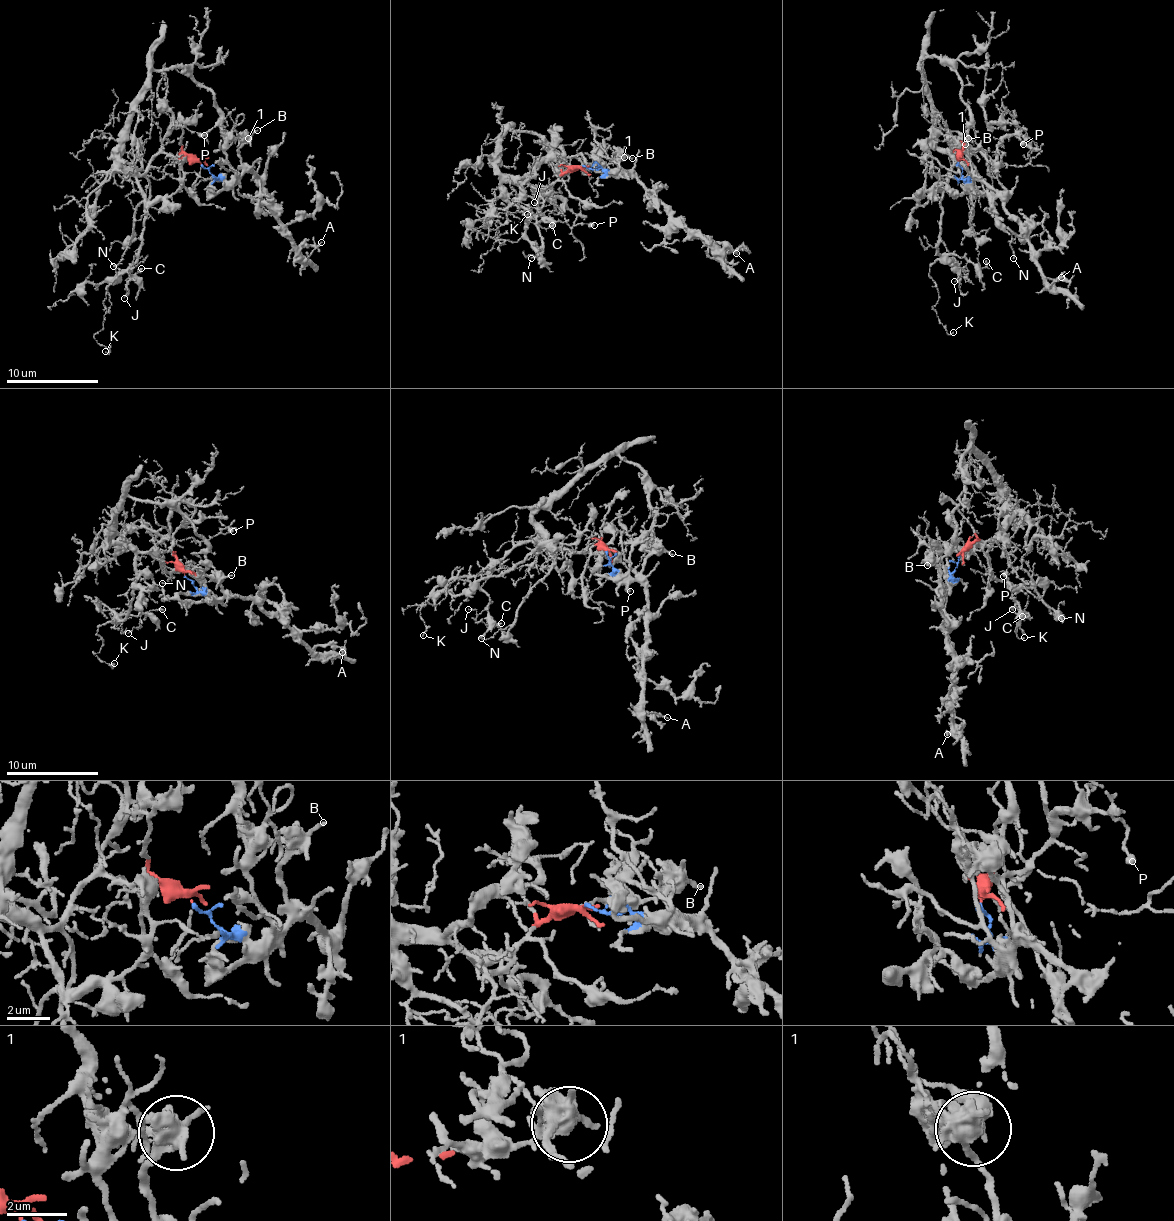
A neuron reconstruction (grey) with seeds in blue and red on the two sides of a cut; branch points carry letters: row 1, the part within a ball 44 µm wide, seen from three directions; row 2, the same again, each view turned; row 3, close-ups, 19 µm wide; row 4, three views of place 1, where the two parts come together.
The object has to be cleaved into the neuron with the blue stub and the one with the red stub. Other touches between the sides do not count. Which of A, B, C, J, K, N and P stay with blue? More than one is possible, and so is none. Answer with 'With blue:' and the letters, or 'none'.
With blue: A, B

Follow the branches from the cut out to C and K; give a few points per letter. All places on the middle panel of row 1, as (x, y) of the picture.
C: (583, 166), (545, 193), (522, 179), (537, 174), (522, 190), (536, 202), (543, 228), (553, 224)
K: (583, 166), (545, 193), (522, 179), (533, 171), (519, 187), (510, 180), (508, 198), (528, 214)

